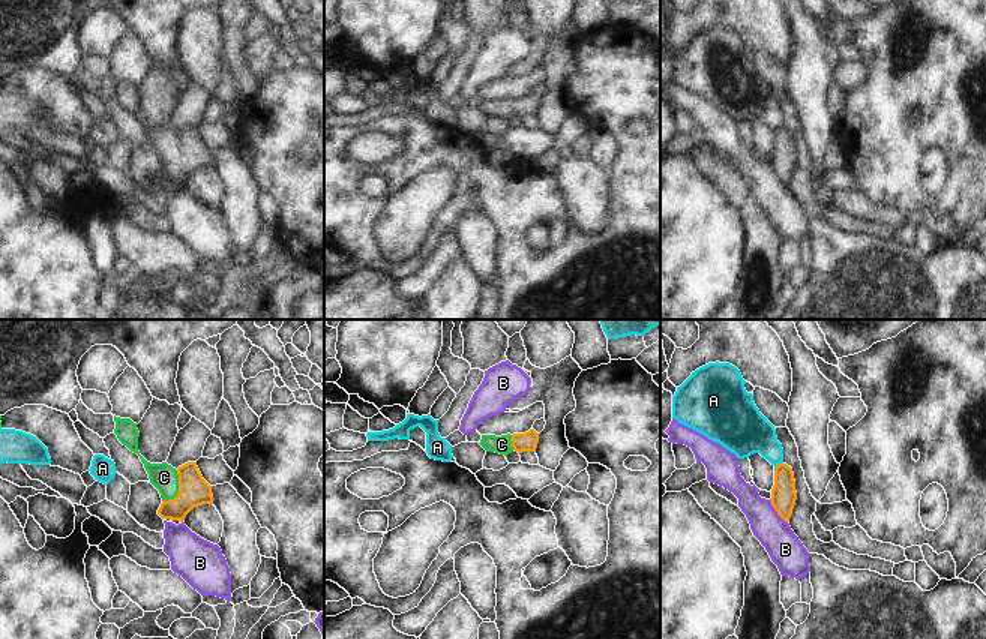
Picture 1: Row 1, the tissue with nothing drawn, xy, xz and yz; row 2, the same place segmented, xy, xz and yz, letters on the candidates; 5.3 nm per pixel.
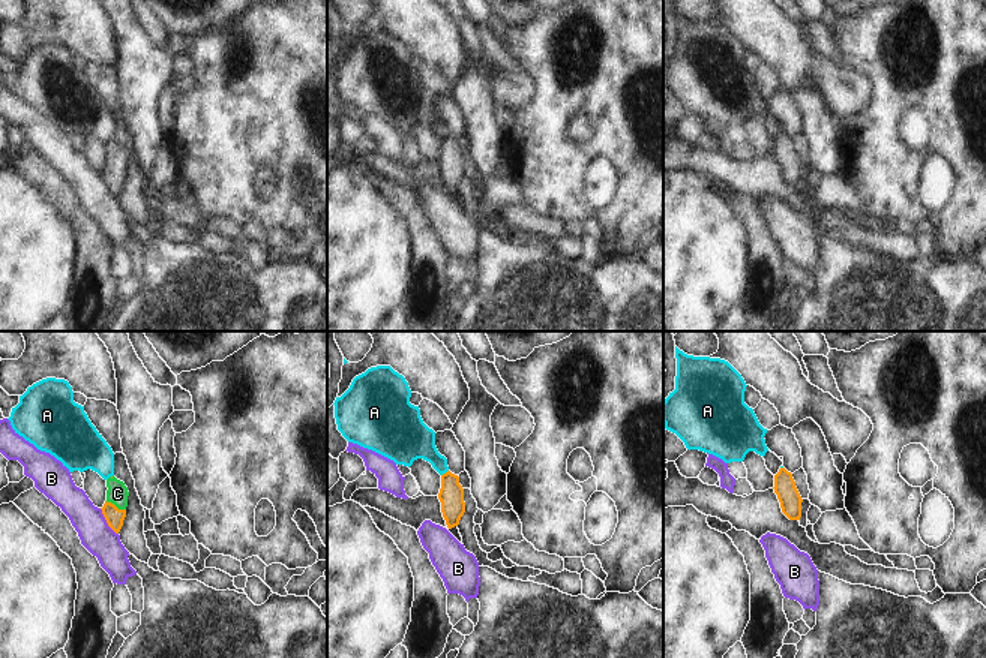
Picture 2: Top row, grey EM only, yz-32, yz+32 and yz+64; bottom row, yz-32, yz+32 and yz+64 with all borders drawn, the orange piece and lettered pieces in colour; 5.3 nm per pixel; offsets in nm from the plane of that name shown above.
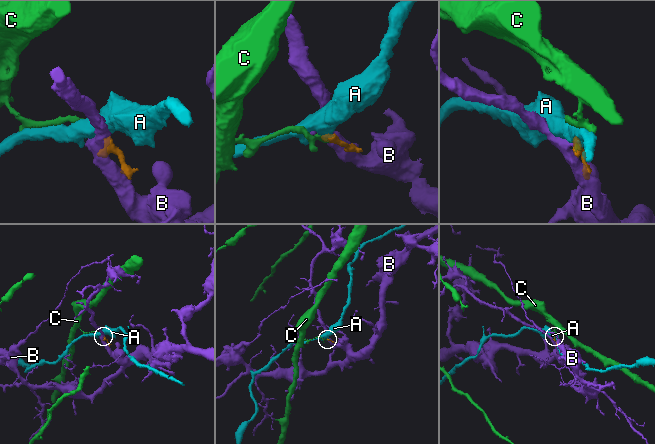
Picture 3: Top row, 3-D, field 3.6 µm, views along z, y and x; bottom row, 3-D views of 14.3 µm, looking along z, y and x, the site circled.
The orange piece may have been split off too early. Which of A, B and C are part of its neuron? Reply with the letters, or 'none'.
C

